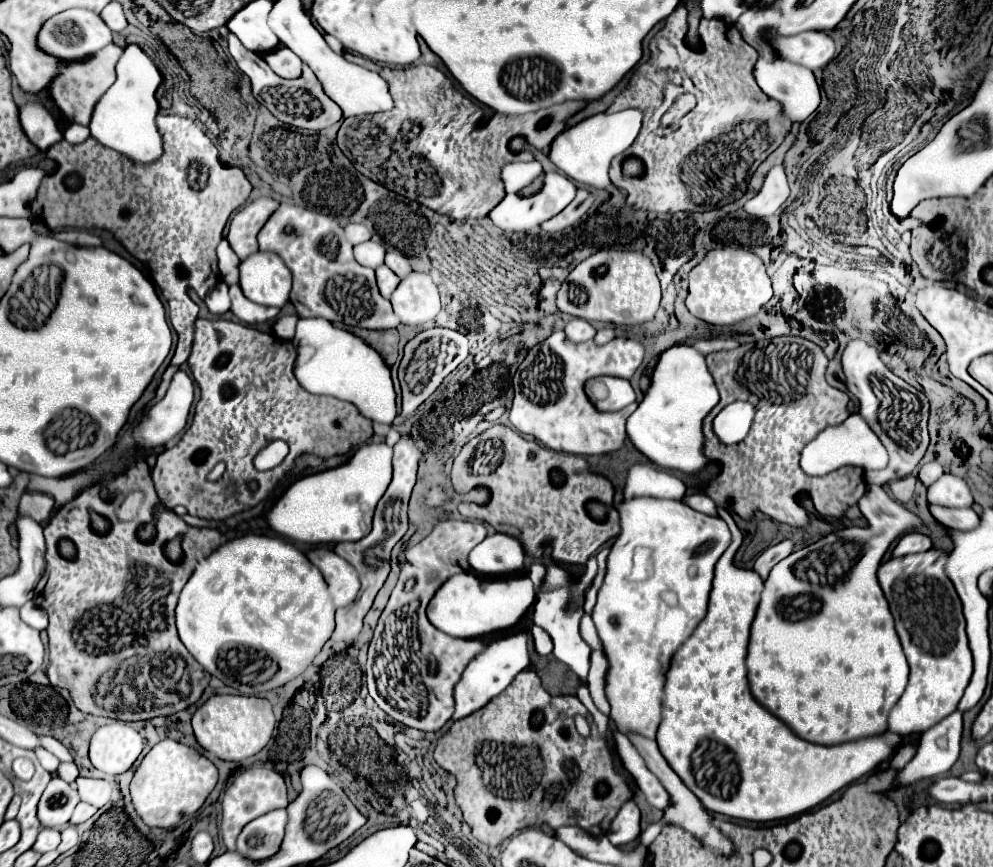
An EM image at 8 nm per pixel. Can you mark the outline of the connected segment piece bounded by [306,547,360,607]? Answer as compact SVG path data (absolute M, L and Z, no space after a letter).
M314 547L306 555L324 575L336 607L346 607L356 599L360 581L356 569L348 561L336 555L330 547Z

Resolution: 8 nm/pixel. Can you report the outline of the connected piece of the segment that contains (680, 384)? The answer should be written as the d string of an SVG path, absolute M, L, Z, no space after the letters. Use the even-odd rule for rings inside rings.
M674 345L660 355L650 389L638 409L628 417L628 437L652 463L664 469L674 467L686 475L696 475L710 463L704 455L702 423L718 401L720 395L708 371L706 355L692 345Z

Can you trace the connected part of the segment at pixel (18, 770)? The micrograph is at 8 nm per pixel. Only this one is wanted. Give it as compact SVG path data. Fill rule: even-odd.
M16 759L12 765L12 771L20 779L30 779L34 775L34 765L30 759Z

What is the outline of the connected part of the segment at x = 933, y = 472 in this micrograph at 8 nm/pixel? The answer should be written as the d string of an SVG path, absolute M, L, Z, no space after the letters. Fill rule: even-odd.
M926 463L926 465L922 465L920 467L920 473L918 473L918 479L926 485L926 487L930 487L936 479L940 479L944 475L944 469L938 465L938 463Z

